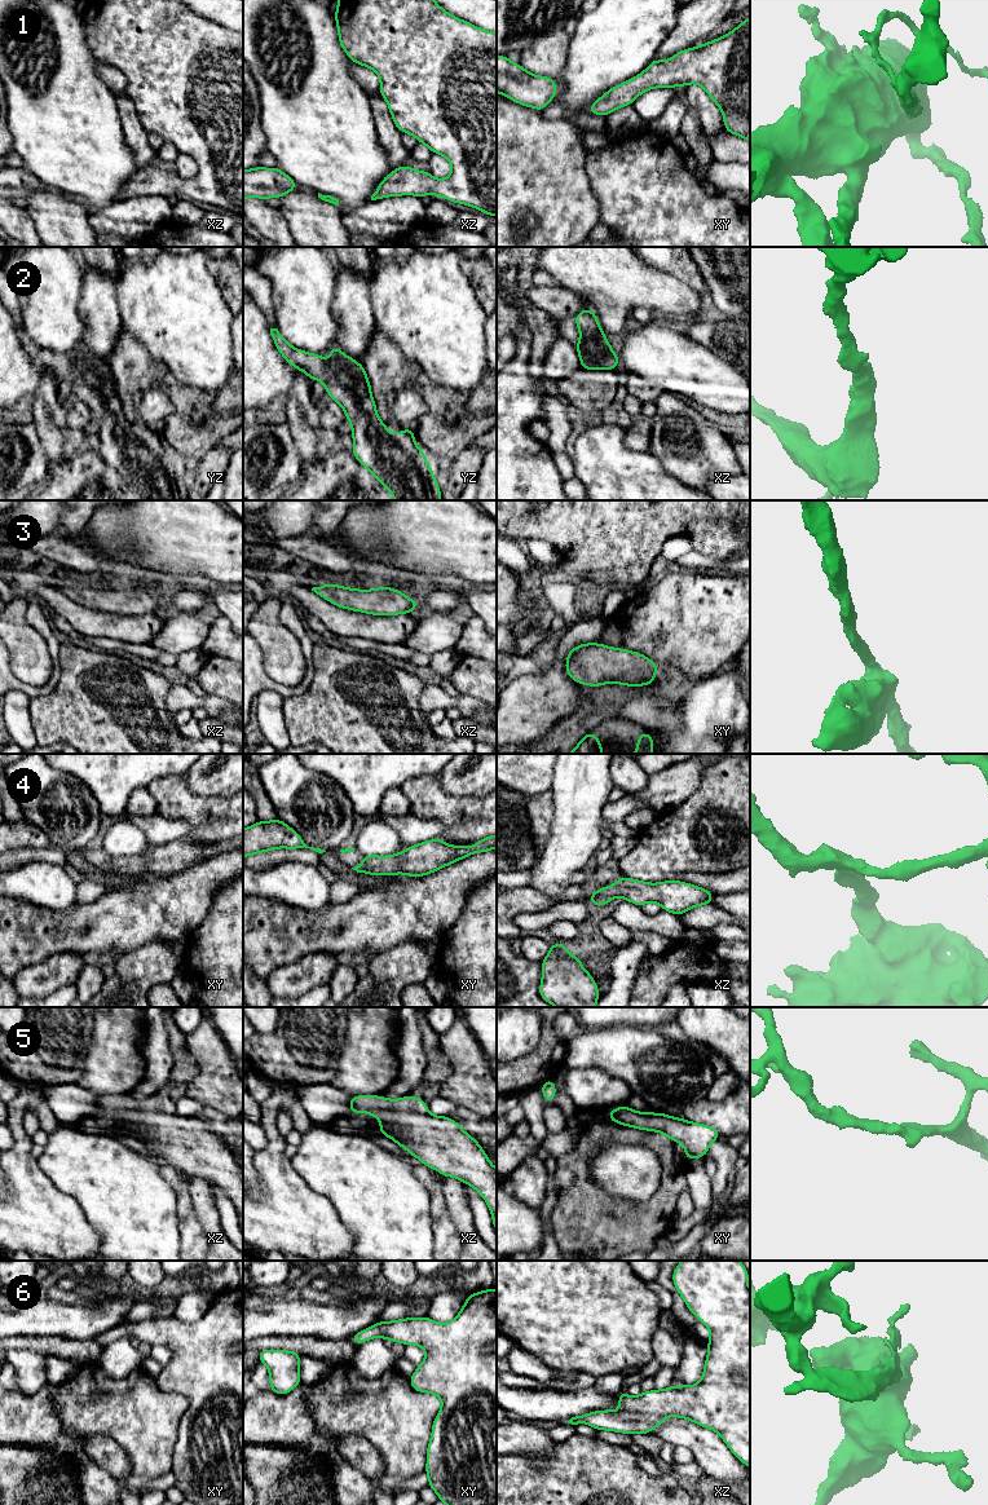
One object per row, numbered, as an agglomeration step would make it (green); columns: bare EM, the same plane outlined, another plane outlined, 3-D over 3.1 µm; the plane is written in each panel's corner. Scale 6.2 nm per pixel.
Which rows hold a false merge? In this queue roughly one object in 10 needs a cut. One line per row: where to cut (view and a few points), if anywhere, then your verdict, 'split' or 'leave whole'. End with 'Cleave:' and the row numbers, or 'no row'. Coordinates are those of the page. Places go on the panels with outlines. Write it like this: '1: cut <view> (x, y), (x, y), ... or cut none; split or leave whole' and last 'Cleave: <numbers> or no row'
1: cut none; leave whole
2: cut none; leave whole
3: cut none; leave whole
4: cut none; leave whole
5: cut none; leave whole
6: cut none; leave whole
Cleave: no row

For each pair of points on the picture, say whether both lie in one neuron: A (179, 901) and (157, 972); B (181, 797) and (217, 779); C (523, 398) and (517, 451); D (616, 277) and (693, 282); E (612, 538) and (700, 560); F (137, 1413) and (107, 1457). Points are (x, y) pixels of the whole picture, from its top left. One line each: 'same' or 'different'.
A: different
B: different
C: same
D: different
E: different
F: different

